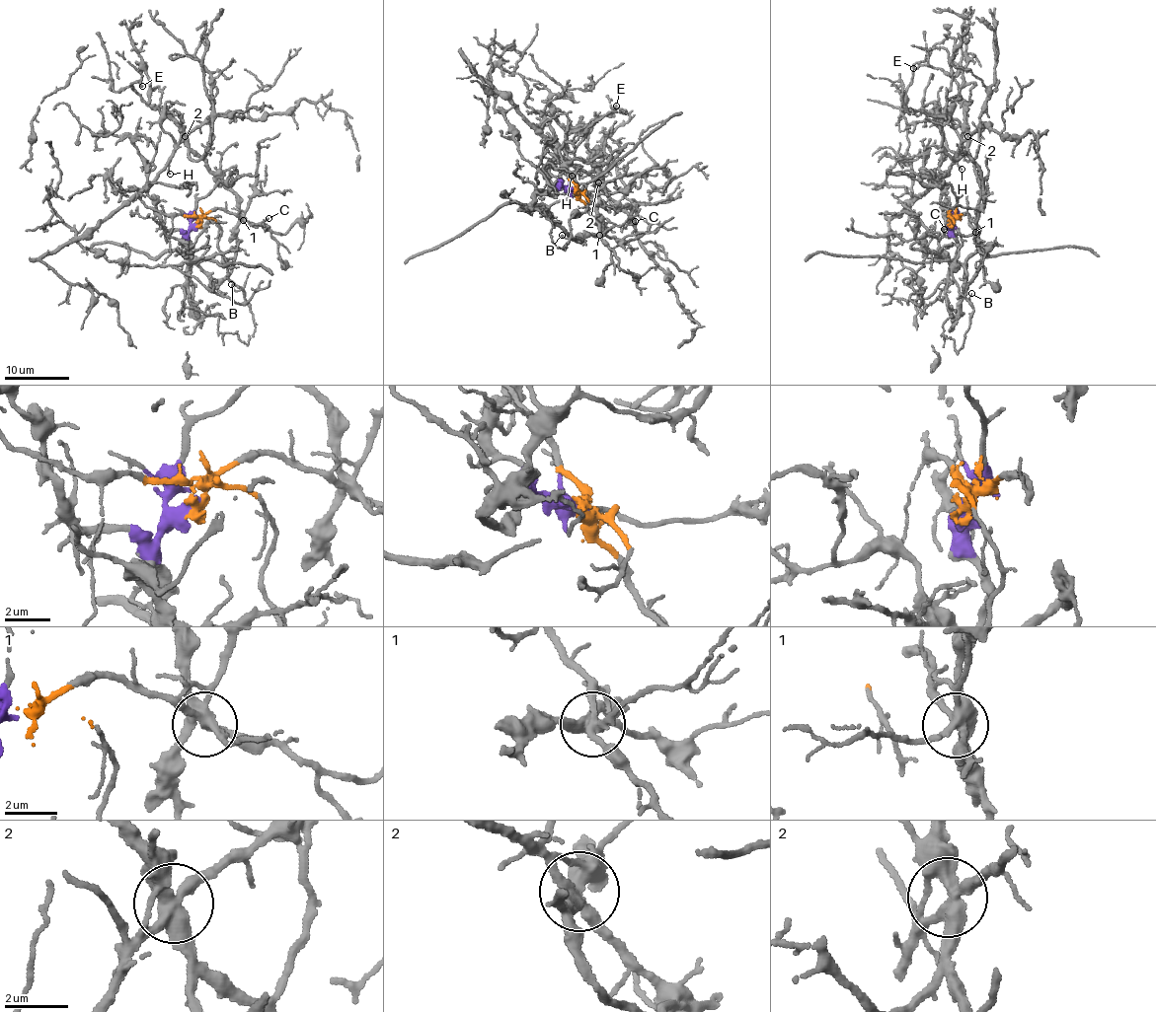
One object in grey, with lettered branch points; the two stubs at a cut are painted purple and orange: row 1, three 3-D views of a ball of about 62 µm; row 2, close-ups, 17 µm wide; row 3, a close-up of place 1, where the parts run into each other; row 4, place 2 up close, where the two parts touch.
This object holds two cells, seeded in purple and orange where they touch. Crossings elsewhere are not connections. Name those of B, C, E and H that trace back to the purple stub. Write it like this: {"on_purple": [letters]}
{"on_purple": ["C", "E"]}

